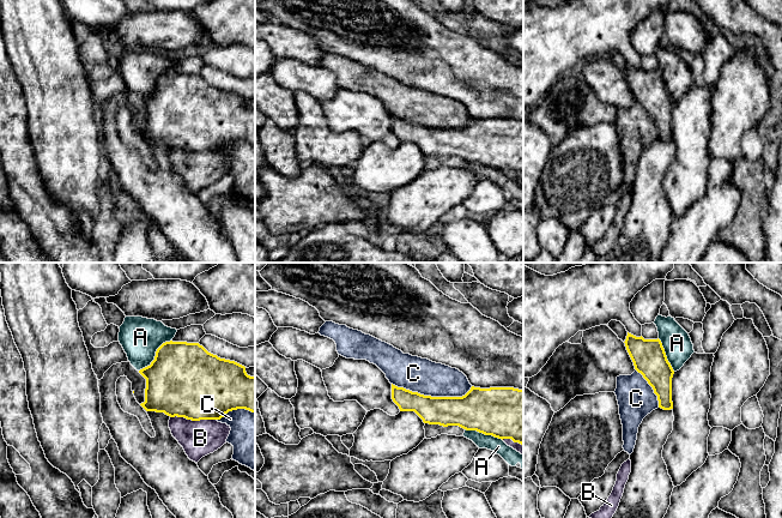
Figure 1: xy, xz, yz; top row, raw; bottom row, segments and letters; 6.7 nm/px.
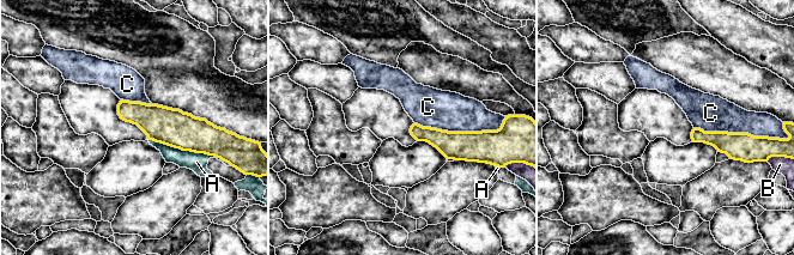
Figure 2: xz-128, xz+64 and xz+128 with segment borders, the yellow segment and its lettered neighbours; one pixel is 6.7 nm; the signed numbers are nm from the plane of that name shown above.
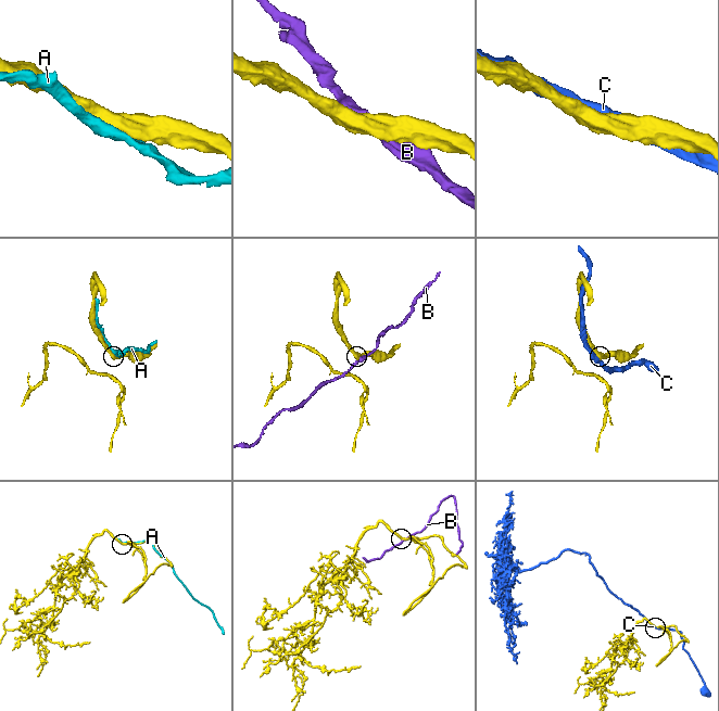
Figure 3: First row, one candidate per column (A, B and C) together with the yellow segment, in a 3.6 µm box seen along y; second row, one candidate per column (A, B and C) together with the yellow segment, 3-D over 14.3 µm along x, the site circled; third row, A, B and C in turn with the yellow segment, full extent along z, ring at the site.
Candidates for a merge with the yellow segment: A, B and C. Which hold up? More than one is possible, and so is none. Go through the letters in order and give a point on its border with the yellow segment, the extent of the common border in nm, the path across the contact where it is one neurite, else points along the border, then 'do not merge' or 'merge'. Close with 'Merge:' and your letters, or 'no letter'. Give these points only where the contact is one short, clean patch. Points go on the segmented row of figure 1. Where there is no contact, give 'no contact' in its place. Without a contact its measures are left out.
A: meets yellow in xy at (156, 355); contact 300 nm long; merge
B: meets yellow in xy at (193, 420); contact 320 nm long; do not merge
C: meets yellow in xz at (432, 397); contact 550 nm long; do not merge
Merge: A

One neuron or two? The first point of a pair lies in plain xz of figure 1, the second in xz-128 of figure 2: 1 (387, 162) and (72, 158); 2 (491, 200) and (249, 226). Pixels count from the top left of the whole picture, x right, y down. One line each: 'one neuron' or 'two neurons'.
1: two neurons
2: two neurons

